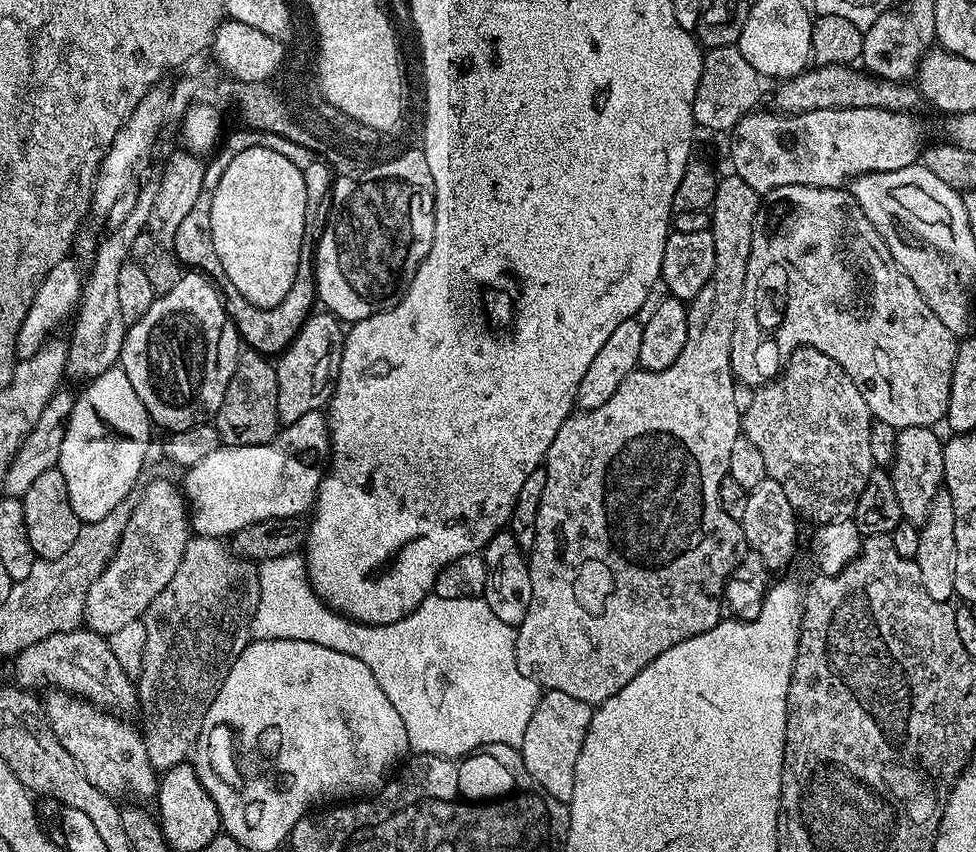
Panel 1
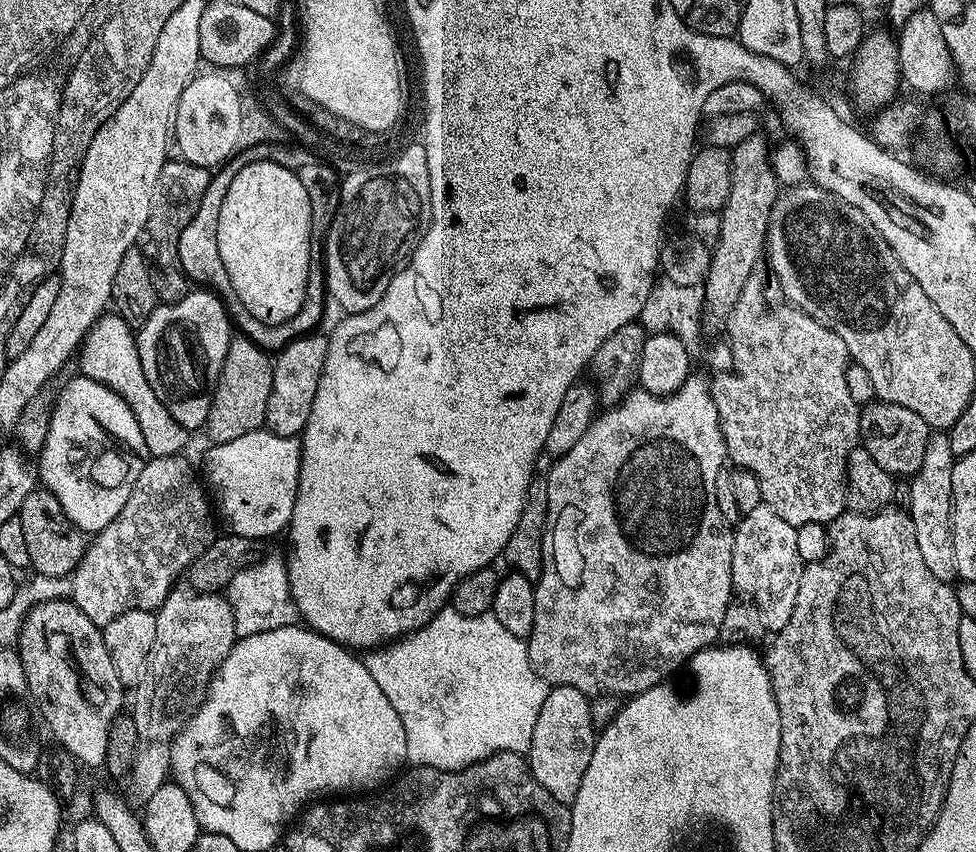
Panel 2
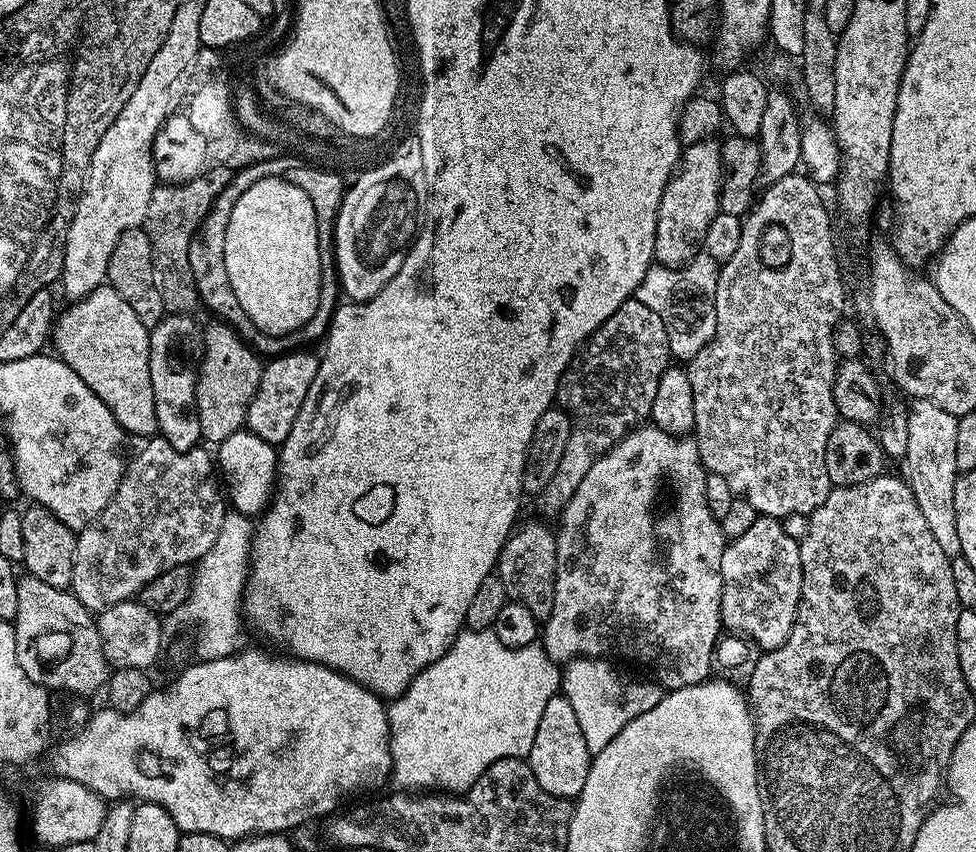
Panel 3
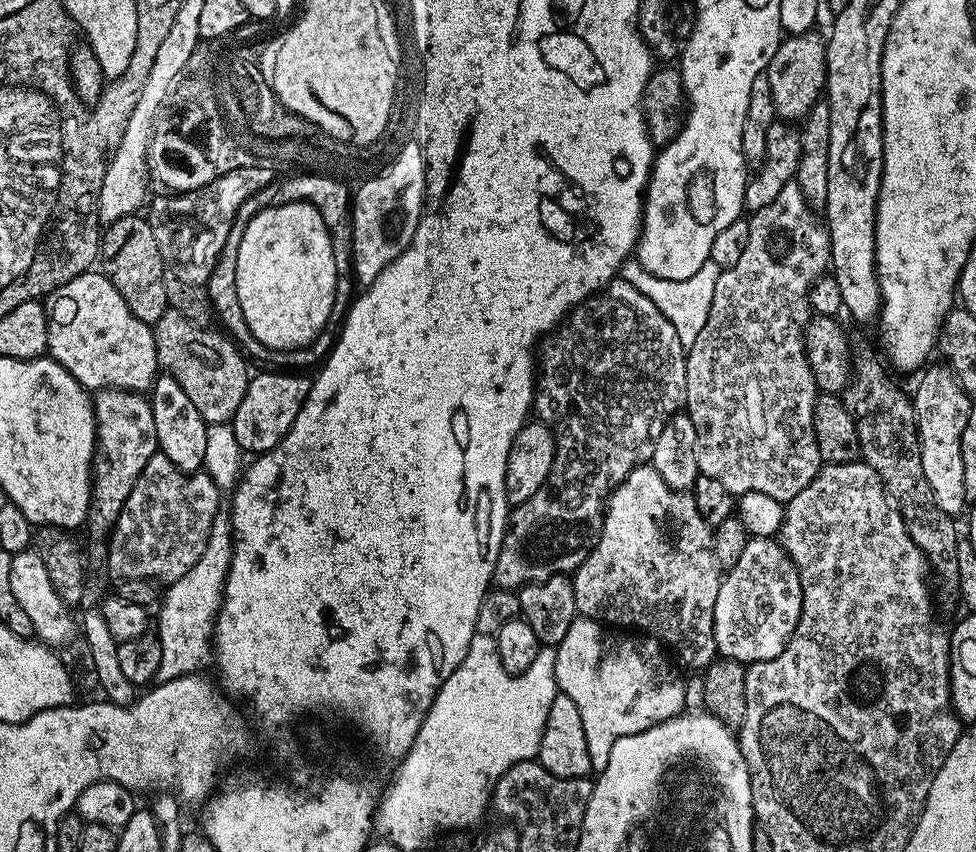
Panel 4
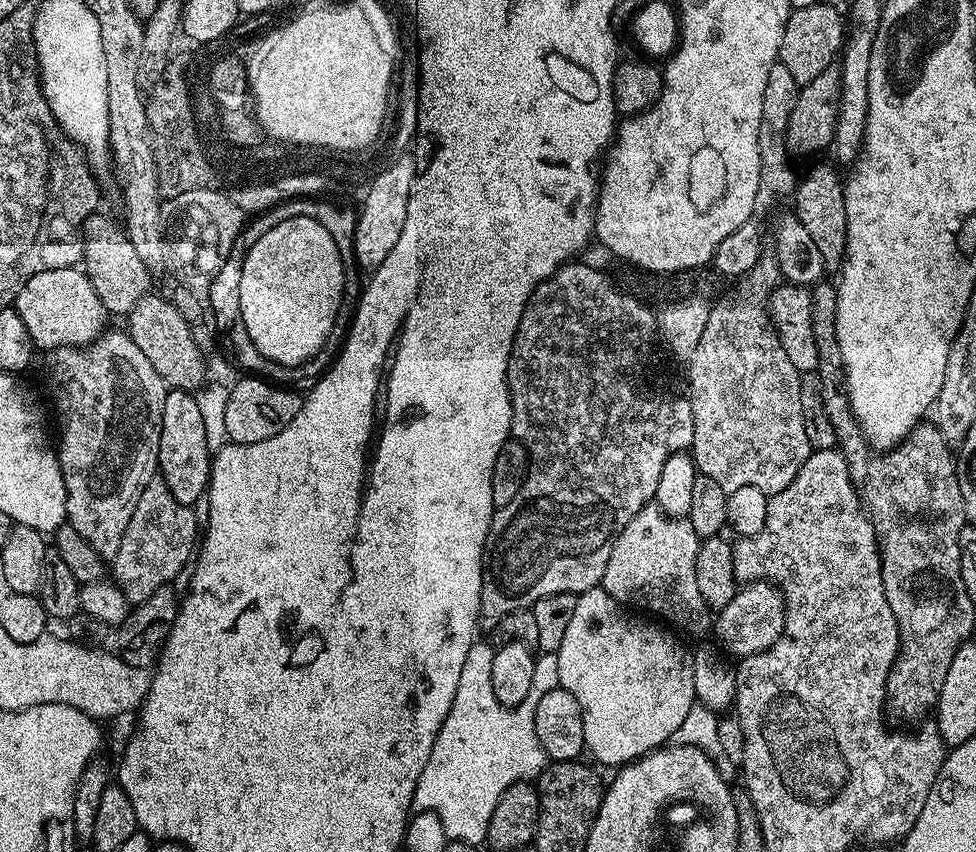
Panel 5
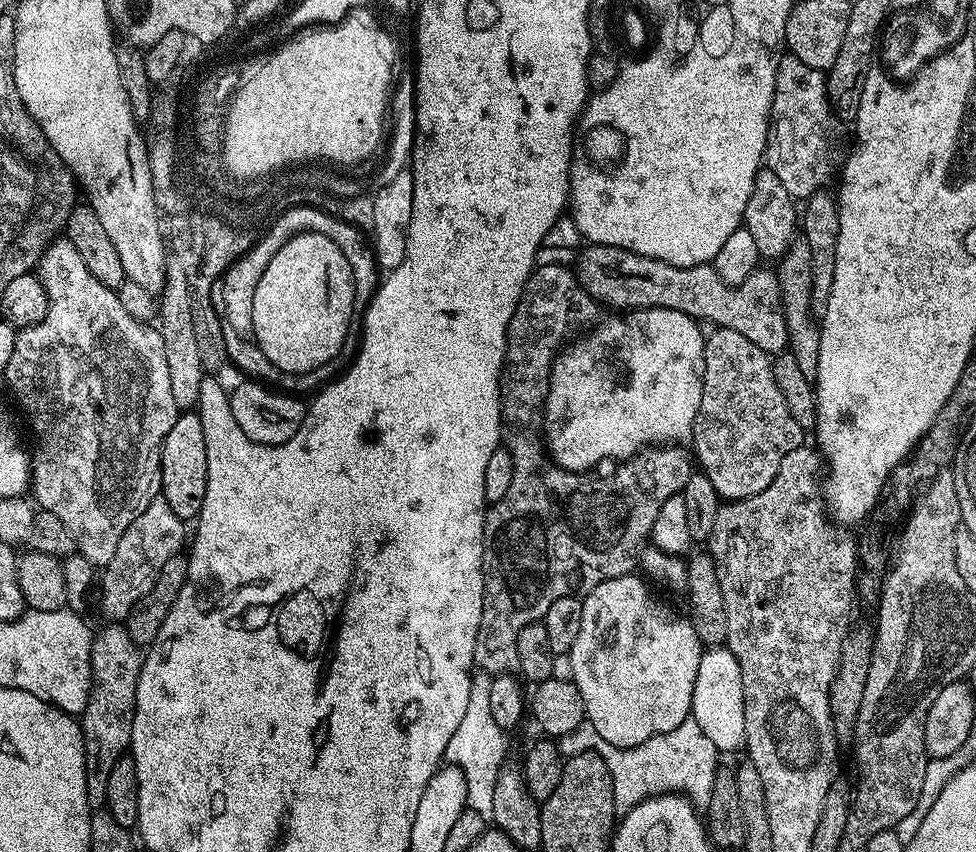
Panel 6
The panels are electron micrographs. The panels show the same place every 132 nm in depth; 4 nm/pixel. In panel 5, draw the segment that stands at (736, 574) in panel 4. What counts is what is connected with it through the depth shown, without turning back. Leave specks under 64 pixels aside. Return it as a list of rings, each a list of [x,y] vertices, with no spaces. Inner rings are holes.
[[[766,580],[745,583],[728,605],[715,613],[714,632],[715,628],[715,639],[729,657],[752,656],[770,647],[784,632],[784,598],[779,588]]]

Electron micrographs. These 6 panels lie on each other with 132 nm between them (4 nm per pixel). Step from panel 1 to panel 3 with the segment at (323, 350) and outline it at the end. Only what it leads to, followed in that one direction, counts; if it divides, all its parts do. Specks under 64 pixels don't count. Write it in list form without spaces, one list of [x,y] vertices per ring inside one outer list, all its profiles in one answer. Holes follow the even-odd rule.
[[[312,350],[285,352],[282,356],[269,359],[260,369],[260,381],[254,398],[248,403],[247,431],[258,434],[262,442],[279,446],[286,442],[302,402],[306,402],[306,393],[310,391],[310,382],[318,374],[320,356]]]

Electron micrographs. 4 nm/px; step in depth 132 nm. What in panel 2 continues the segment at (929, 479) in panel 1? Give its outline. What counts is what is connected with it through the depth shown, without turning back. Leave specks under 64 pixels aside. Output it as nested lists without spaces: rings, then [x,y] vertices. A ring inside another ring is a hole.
[[[871,402],[860,409],[860,434],[863,448],[882,470],[894,478],[911,478],[918,466],[922,466],[930,429],[922,414],[914,414],[914,410],[906,410],[906,406]]]

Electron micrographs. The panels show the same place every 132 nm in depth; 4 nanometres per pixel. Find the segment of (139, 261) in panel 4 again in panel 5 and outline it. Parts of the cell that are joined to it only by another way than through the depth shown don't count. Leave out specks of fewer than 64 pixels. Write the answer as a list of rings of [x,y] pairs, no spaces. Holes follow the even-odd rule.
[[[98,210],[90,214],[84,223],[84,258],[82,261],[82,271],[90,278],[90,286],[94,286],[94,294],[98,294],[98,302],[102,302],[105,313],[112,312],[120,318],[127,317],[130,310],[134,310],[134,302],[138,298],[149,295],[148,288],[154,280],[153,273],[149,272],[146,262],[138,258],[138,250],[134,250],[134,242],[130,242],[127,231],[116,220],[111,220],[108,216],[103,216],[103,211]]]

